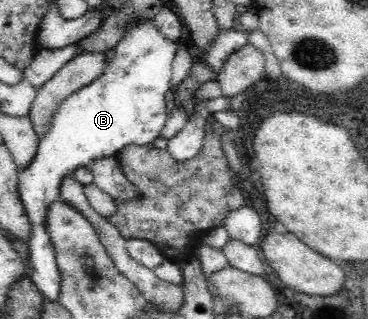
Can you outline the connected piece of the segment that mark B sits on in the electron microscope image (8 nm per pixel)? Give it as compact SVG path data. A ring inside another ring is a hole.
M152 20L134 22L132 29L112 49L115 53L114 57L107 63L102 75L98 75L92 83L88 83L82 89L78 89L76 93L68 95L60 103L54 117L50 119L48 131L42 135L39 141L33 162L24 171L19 171L18 191L31 223L29 242L27 243L28 263L25 263L28 264L27 275L46 300L57 301L58 293L60 293L60 272L58 272L56 260L52 256L54 248L50 244L48 232L44 230L46 207L54 201L54 197L58 197L59 185L62 181L66 177L72 177L78 167L88 167L97 159L116 156L123 147L130 144L138 146L153 144L160 149L167 149L169 139L161 137L161 131L169 118L164 99L171 86L172 64L178 51L177 45L178 42L169 41L160 34Z

